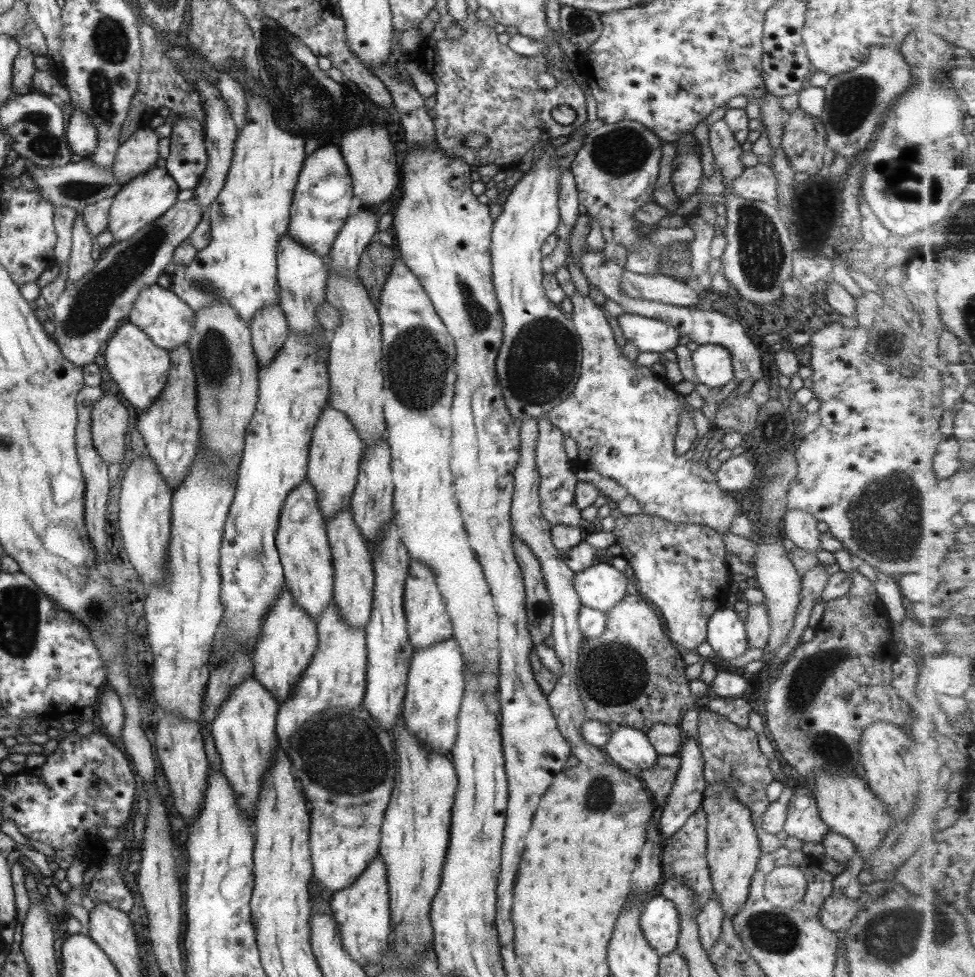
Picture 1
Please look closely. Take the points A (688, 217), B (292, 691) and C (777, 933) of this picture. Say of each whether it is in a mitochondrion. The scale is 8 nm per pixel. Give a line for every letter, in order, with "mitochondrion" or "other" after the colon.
A: other
B: other
C: mitochondrion

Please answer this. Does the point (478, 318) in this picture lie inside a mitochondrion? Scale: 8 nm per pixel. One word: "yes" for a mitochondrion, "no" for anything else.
yes

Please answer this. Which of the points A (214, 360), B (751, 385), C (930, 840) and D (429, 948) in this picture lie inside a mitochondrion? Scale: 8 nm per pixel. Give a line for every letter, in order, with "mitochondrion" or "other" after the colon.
A: mitochondrion
B: other
C: other
D: other

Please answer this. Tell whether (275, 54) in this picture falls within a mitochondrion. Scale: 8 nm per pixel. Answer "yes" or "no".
yes

